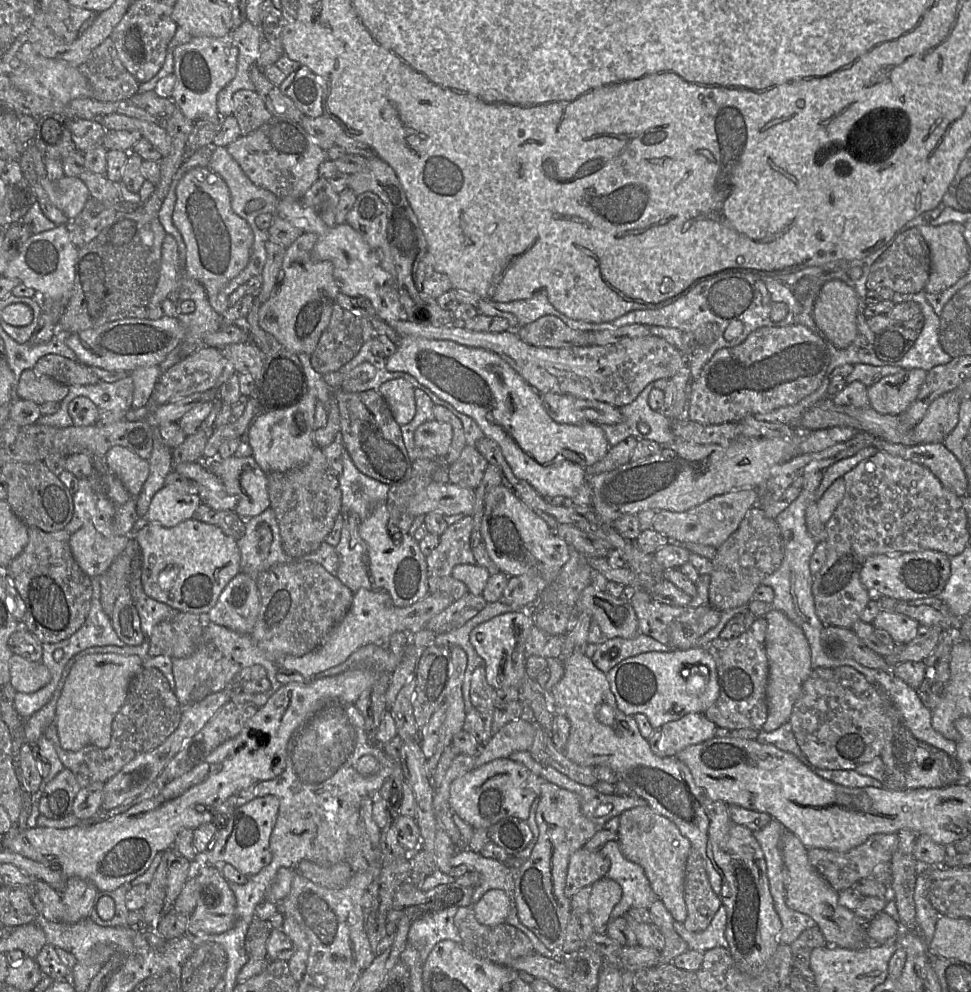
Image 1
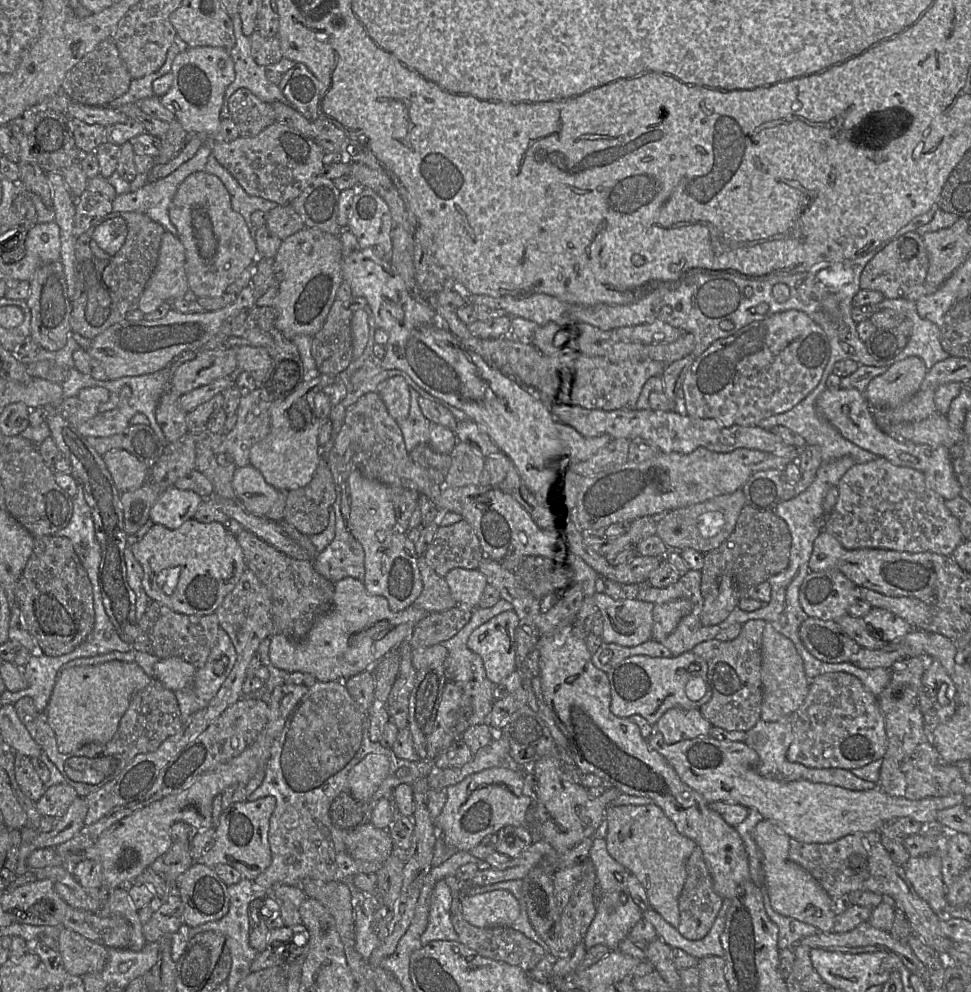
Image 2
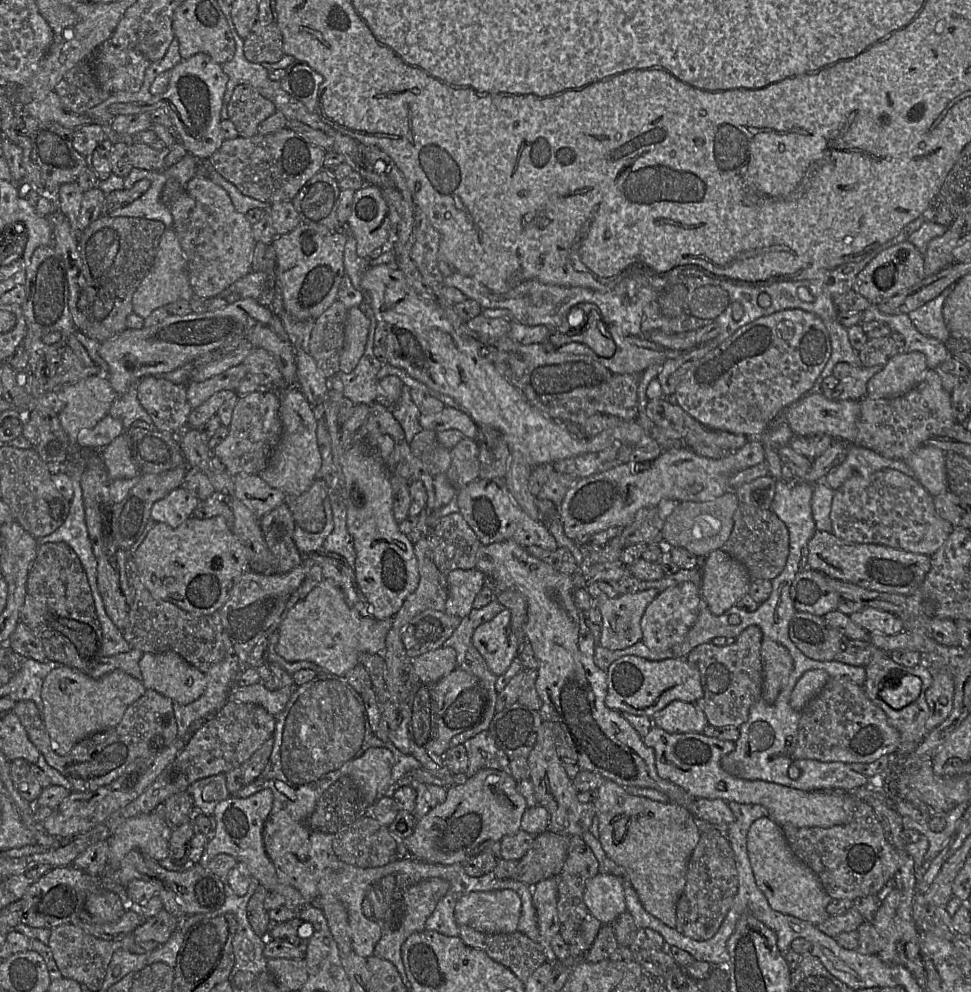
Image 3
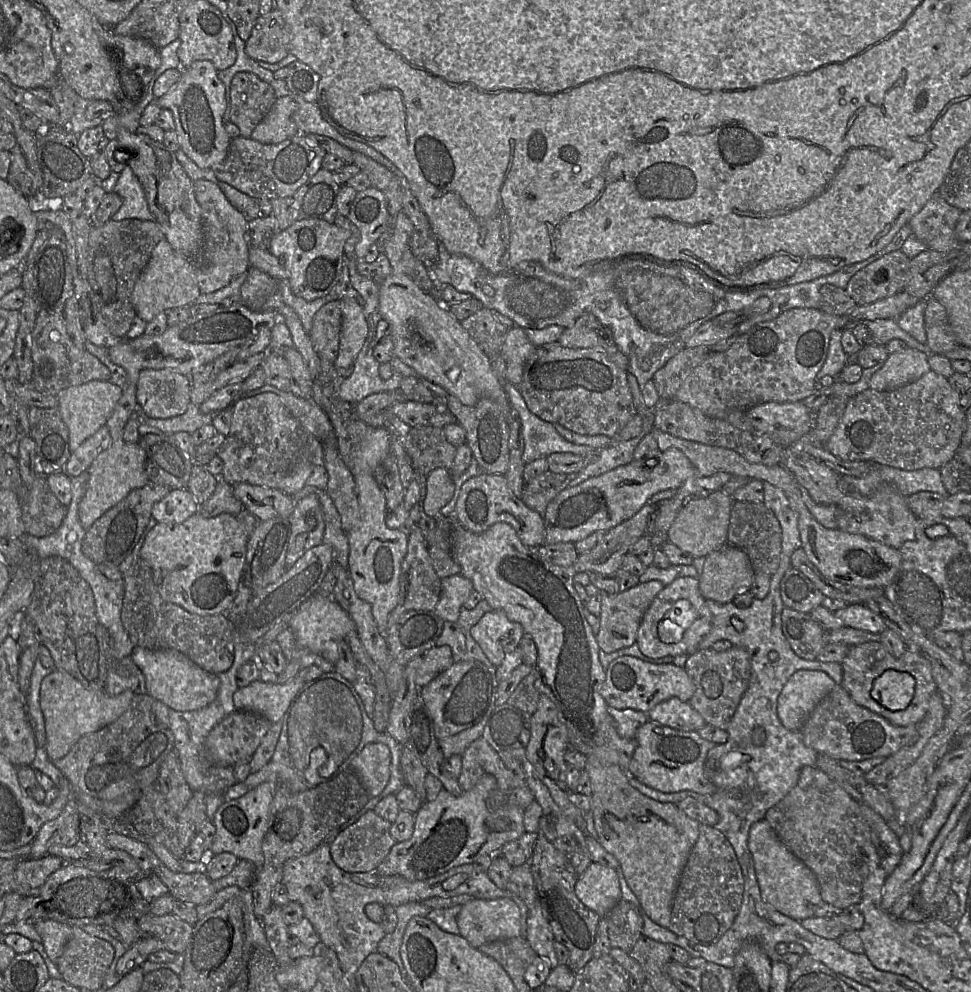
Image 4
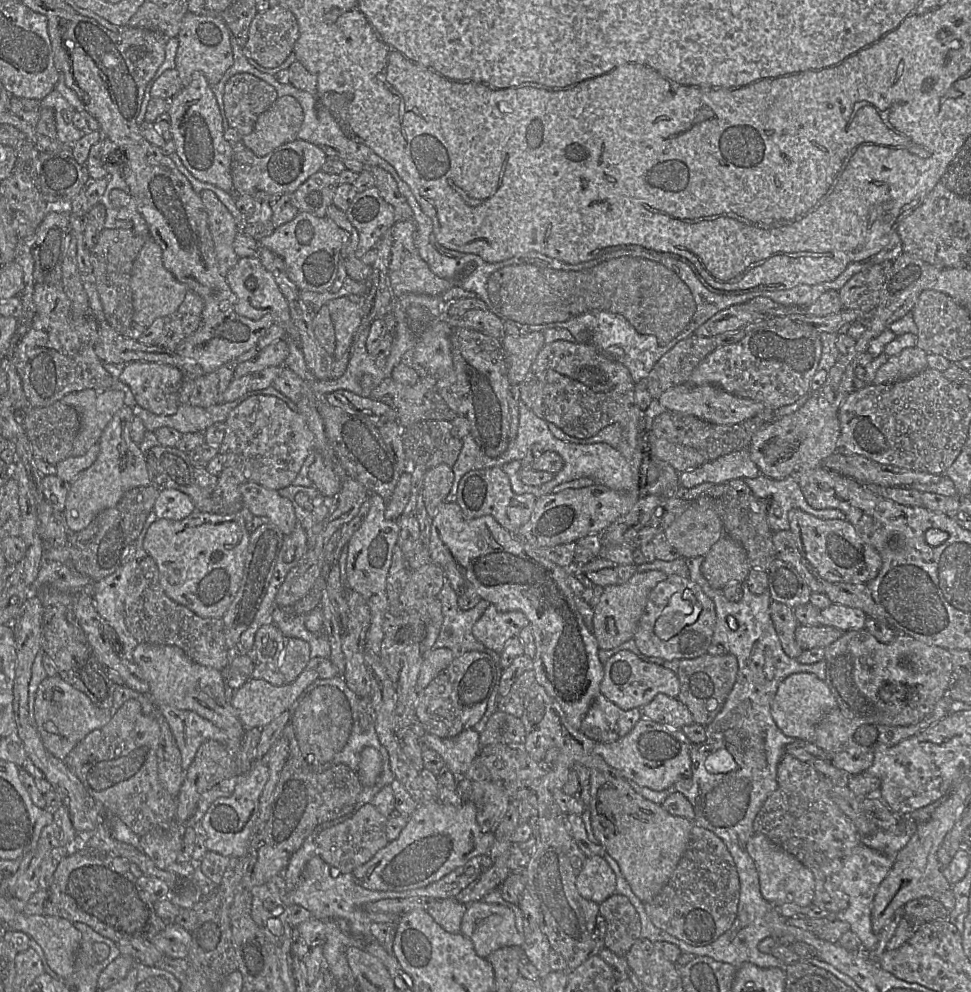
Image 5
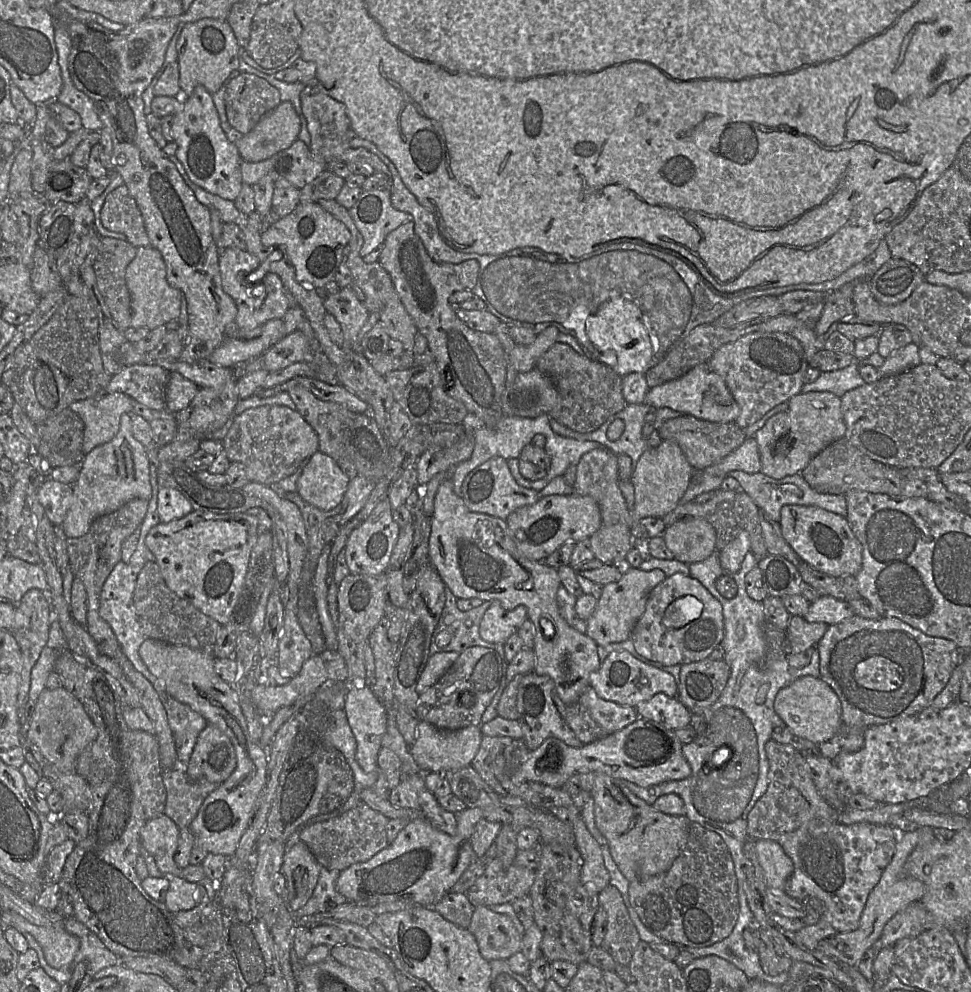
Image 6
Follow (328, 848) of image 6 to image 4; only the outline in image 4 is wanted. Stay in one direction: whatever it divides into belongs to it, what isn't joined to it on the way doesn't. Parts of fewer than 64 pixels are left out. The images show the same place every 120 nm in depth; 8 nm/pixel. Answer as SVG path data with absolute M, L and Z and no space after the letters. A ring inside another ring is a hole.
M368 810L356 822L341 830L330 842L330 853L335 864L345 872L375 872L397 843L390 835L391 823Z

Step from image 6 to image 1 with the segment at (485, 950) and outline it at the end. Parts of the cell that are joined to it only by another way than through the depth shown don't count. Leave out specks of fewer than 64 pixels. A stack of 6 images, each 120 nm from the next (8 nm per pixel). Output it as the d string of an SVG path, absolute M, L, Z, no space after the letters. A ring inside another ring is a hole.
M492 889L487 891L473 908L480 924L495 926L506 922L510 910L510 900L503 890Z

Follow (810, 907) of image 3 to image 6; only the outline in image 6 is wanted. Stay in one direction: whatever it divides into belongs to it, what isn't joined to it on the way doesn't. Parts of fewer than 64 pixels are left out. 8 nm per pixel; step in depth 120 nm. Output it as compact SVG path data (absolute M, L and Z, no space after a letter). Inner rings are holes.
M755 840L755 848L767 888L785 891L786 882L794 870L791 858L776 841Z

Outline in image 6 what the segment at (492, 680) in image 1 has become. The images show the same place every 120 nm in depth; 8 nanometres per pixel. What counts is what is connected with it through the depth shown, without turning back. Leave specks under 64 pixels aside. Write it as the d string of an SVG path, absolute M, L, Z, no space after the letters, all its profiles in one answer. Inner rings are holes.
M492 600L479 624L479 635L486 642L504 644L512 634L517 633L526 618L525 606L506 610L499 601Z

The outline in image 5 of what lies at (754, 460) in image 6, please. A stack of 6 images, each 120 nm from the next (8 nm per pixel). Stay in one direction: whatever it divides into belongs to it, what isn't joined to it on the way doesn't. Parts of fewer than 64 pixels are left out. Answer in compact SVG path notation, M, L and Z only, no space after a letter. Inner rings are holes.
M749 449L733 451L679 475L680 486L692 488L705 482L725 484L733 479L756 478L760 475L751 460Z

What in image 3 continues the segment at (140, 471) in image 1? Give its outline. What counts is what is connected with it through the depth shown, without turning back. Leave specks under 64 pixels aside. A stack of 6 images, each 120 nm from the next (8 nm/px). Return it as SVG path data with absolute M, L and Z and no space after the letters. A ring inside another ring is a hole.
M125 433L100 450L100 456L110 481L131 479L141 474L133 461Z

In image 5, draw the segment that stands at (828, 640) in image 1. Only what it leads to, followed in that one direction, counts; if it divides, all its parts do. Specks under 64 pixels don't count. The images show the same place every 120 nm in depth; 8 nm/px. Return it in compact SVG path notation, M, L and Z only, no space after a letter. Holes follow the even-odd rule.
M772 600L769 612L784 652L790 658L796 659L803 650L795 639L795 630L800 624L795 617L793 608Z

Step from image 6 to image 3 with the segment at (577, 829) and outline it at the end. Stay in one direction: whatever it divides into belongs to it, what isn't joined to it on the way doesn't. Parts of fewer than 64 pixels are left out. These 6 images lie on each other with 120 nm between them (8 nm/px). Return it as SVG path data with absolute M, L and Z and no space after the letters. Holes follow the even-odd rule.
M599 872L589 879L583 900L592 915L602 924L611 924L626 911L622 882L610 873Z

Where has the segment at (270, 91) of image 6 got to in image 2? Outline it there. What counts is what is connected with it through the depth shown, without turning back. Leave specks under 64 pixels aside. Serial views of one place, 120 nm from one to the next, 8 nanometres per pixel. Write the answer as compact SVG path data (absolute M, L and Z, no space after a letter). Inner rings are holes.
M246 88L237 89L230 96L228 109L241 137L256 136L275 122L271 104L263 102Z

